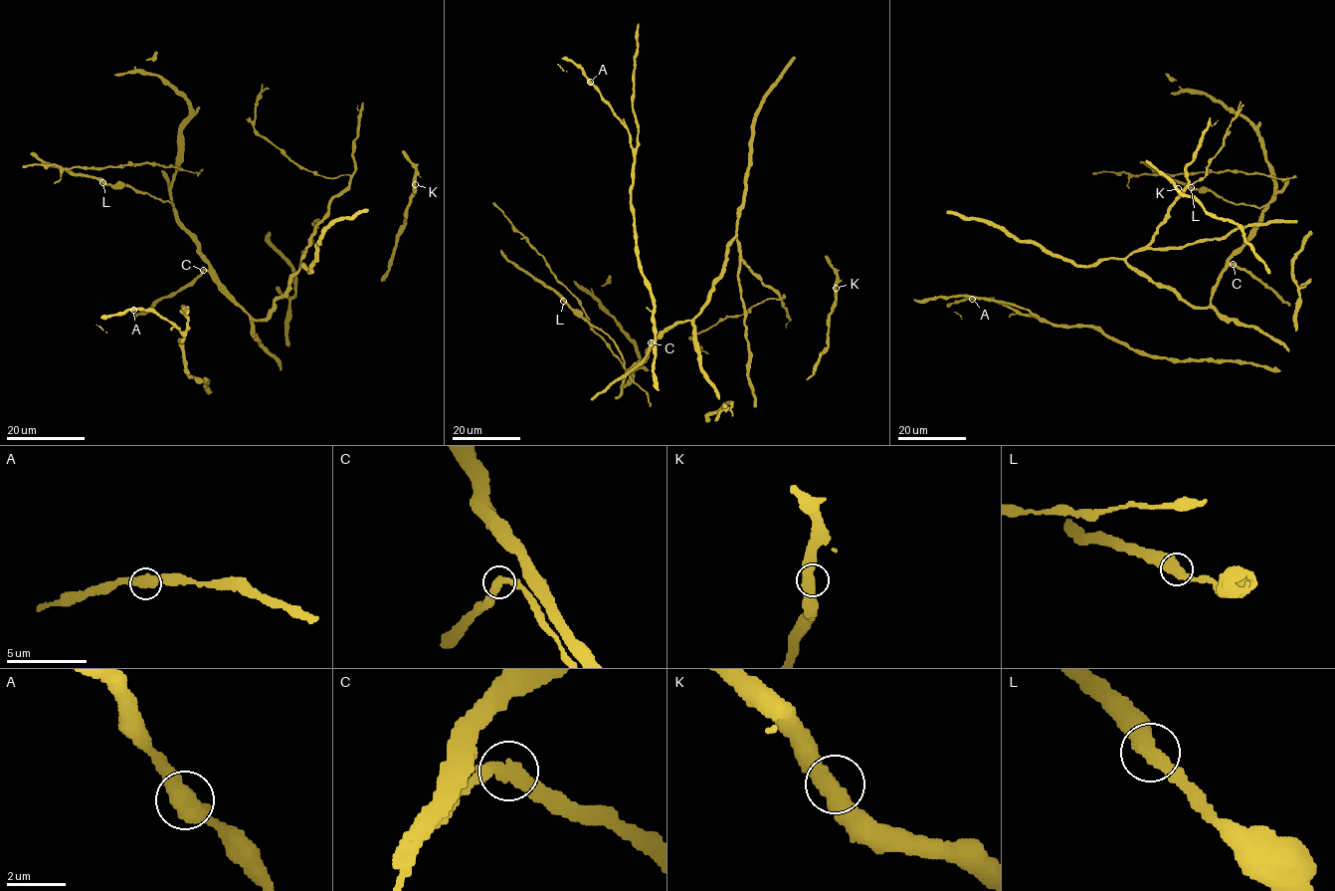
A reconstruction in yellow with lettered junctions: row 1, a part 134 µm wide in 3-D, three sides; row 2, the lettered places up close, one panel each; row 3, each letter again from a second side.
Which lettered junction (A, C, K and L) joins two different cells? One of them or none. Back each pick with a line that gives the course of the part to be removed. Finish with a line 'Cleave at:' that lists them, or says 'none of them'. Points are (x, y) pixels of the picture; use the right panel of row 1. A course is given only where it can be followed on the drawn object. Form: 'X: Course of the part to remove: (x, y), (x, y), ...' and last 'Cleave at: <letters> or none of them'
Cleave at: none of them

